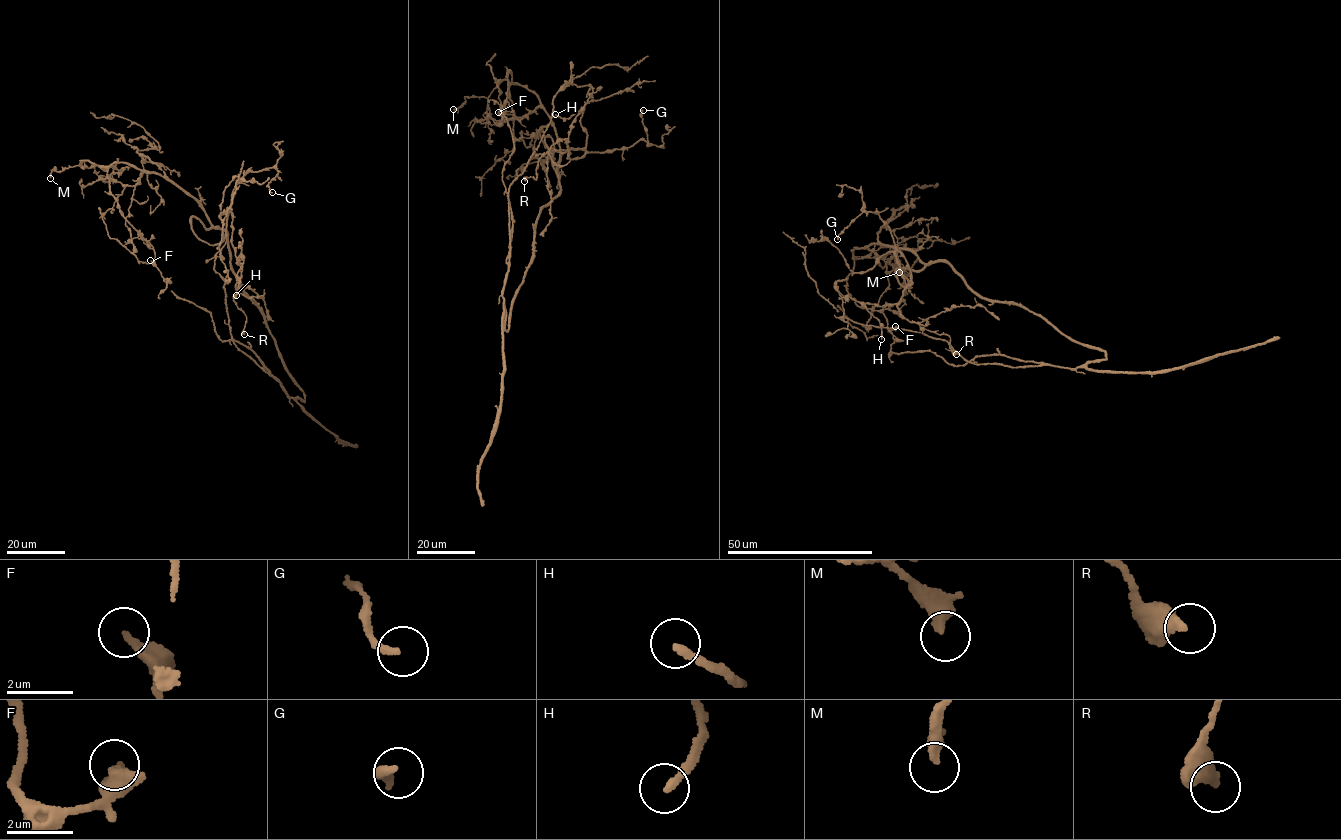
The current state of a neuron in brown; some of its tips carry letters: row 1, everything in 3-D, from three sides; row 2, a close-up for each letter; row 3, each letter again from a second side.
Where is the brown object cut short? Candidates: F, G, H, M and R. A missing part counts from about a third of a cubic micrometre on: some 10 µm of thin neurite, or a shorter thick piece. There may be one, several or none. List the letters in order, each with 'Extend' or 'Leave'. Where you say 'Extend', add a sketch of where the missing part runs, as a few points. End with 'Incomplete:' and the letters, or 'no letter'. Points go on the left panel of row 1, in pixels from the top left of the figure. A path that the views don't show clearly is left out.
F: Leave
G: Leave
H: Leave
M: Leave
R: Leave
Incomplete: no letter

